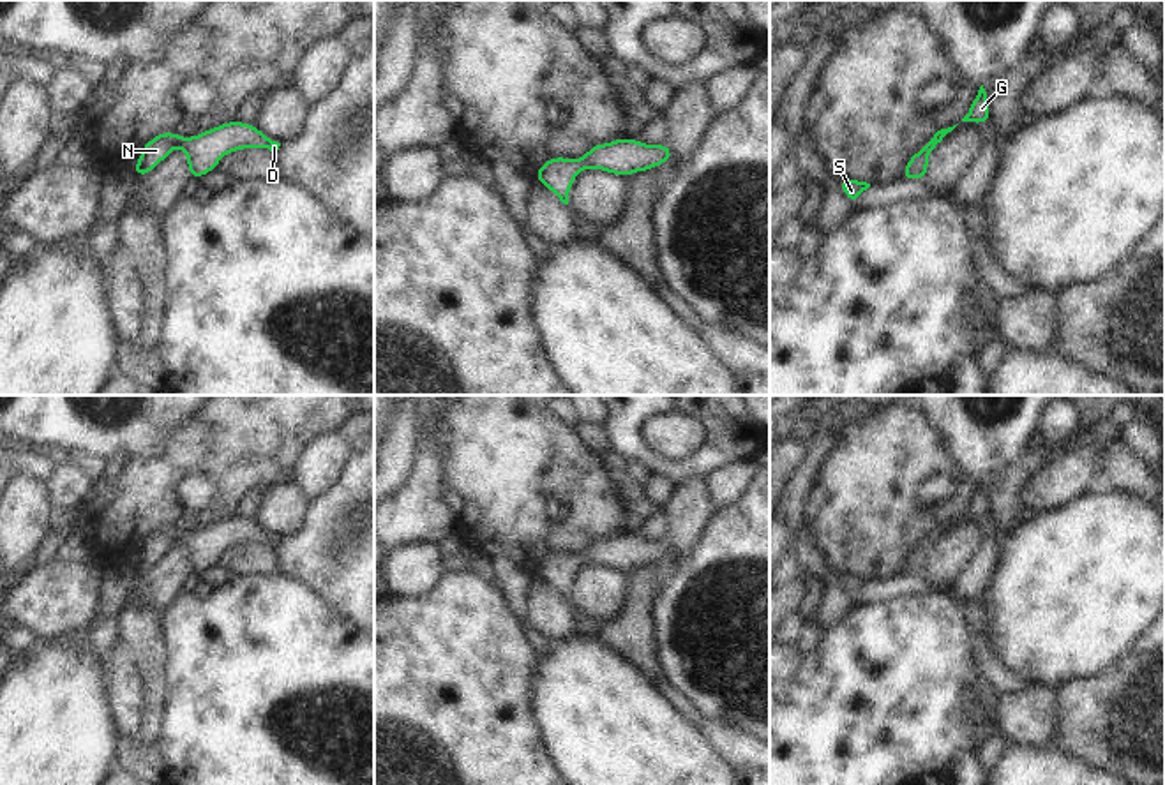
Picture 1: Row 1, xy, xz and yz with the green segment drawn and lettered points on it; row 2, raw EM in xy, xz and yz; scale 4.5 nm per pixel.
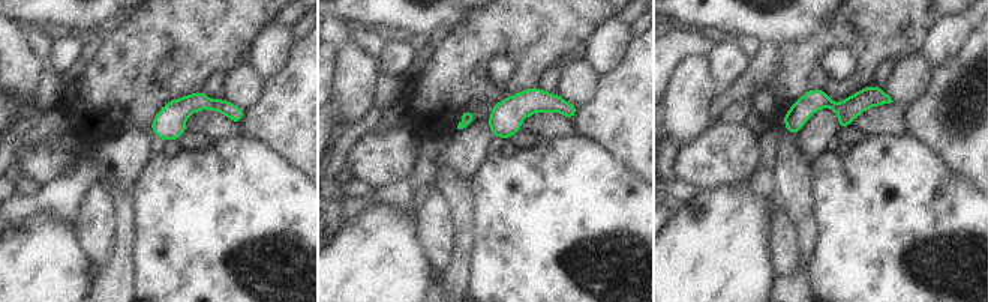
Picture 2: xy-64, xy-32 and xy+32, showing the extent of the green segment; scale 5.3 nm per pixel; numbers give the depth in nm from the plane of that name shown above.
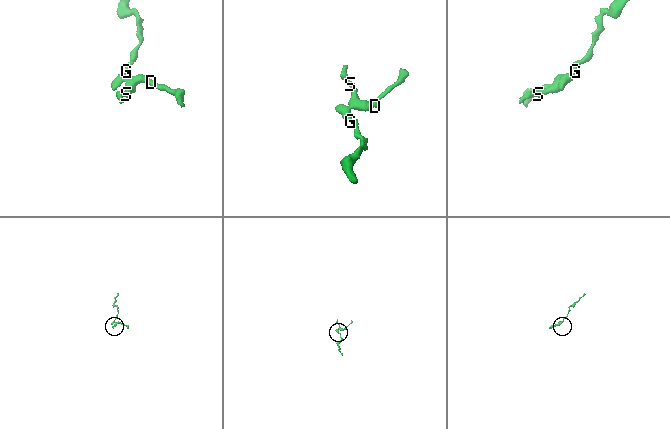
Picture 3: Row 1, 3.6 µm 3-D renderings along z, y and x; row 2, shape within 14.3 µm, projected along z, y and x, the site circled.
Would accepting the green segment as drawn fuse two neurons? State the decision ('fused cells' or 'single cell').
single cell

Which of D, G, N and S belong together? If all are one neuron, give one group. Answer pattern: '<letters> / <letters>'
D G N S

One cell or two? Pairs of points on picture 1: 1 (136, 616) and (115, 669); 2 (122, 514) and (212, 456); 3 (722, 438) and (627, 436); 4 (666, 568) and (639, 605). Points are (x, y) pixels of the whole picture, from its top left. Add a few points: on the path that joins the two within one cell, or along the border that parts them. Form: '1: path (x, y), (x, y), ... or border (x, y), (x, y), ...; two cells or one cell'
1: border (119, 641), (131, 653), (143, 681); two cells
2: path (145, 491), (180, 456), (189, 456); one cell
3: path (699, 461), (694, 466), (662, 466), (650, 459); one cell
4: border (659, 563), (653, 595); two cells

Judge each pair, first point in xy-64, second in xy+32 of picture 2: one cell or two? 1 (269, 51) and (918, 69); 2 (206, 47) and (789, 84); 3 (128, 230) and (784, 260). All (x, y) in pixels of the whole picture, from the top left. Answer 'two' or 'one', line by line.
1: two
2: one
3: two

